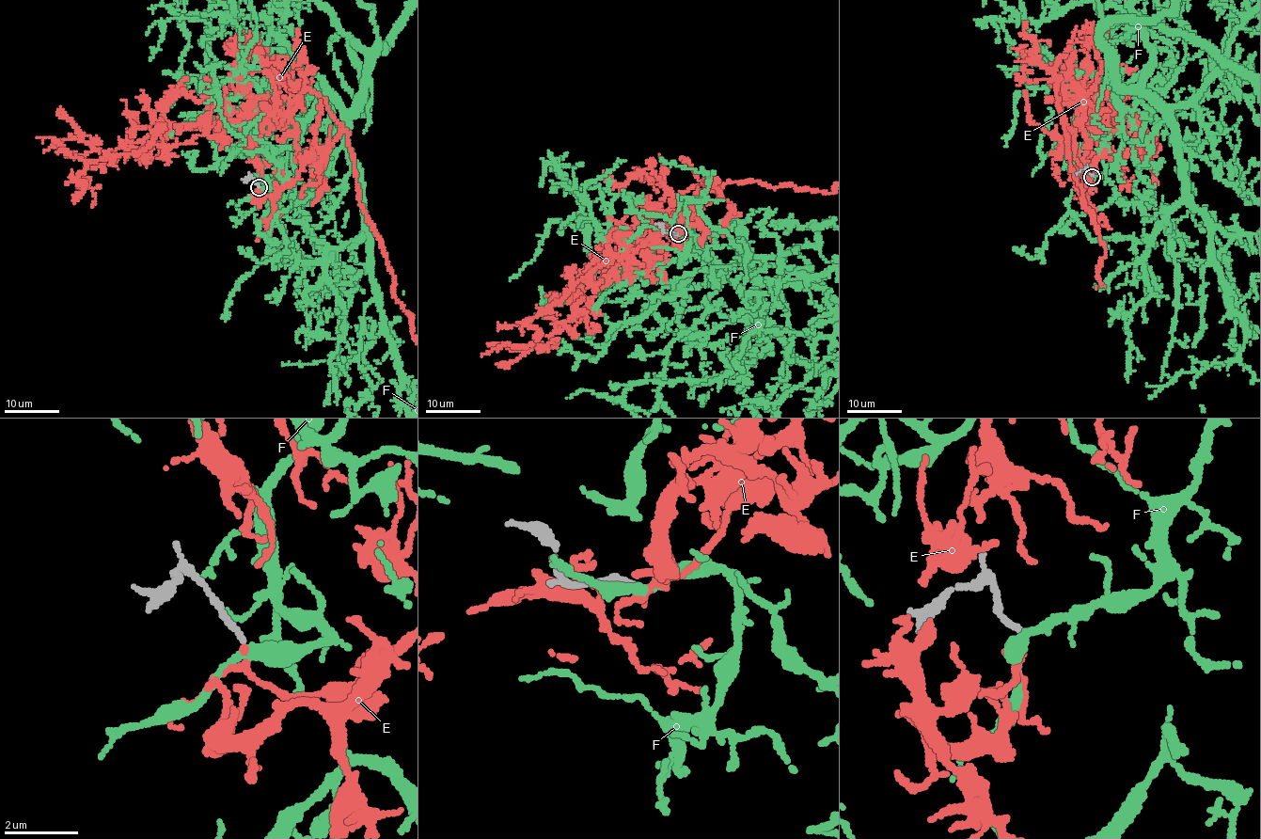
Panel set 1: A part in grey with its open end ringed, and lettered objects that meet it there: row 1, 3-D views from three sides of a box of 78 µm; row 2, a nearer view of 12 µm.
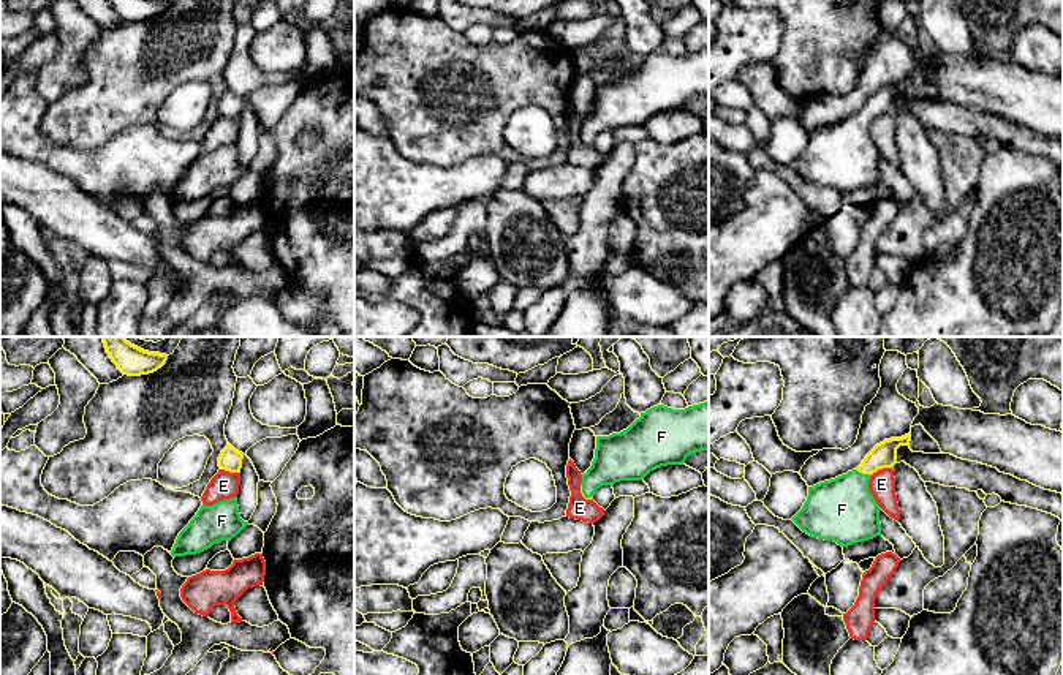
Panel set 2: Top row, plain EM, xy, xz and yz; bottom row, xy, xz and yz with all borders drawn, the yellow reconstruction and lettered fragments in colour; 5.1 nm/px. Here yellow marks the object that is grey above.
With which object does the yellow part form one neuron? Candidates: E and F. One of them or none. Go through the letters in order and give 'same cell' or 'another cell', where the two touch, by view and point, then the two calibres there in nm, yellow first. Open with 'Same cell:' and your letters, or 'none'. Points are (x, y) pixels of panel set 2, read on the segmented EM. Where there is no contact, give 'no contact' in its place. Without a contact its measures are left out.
Same cell: F
E: another cell; meets yellow in yz at (880, 468); 130 nm thick on the yellow side, 140 nm on the other
F: same cell; meets yellow in yz at (864, 473); 130 nm thick on the yellow side, 320 nm on the other

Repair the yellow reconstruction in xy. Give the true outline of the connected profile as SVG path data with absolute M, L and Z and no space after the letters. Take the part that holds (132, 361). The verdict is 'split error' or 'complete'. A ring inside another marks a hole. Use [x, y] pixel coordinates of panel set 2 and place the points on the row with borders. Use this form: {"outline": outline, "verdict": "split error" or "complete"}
{"outline": "M103 337L103 343L117 368L128 376L153 373L168 360L166 354L144 351L123 337Z", "verdict": "complete"}

